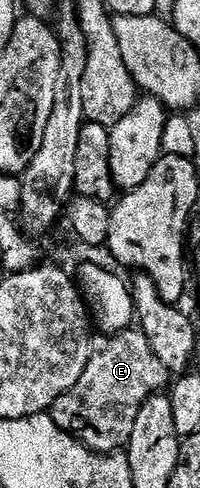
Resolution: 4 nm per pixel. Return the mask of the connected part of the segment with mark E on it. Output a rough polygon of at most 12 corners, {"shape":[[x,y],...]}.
{"shape":[[129,327],[93,348],[50,416],[87,449],[128,446],[170,374]]}

